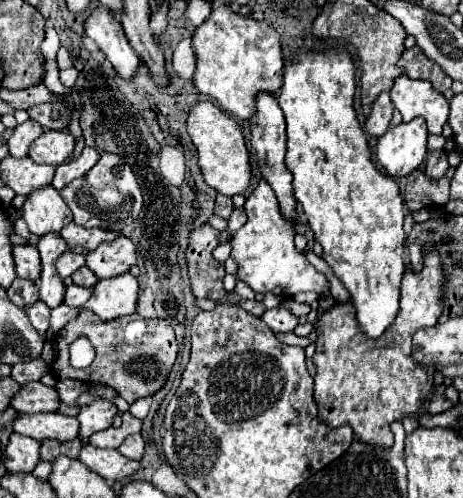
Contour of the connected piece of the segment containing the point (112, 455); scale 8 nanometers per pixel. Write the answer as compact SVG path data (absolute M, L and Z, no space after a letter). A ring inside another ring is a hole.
M84 445L78 453L78 461L82 461L86 467L90 467L94 473L108 481L124 479L138 469L138 463L124 457L120 451L100 449L94 445Z

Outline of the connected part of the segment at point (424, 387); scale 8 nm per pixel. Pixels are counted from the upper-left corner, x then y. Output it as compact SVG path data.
M426 253L424 259L424 269L420 273L414 273L410 267L404 273L402 279L402 293L400 293L400 311L392 327L384 331L380 339L364 339L360 331L356 331L356 317L352 311L352 305L334 305L328 309L316 323L316 353L314 353L314 365L318 369L314 377L314 399L318 403L318 419L326 423L328 427L336 429L340 425L350 425L356 441L360 443L370 443L372 447L384 447L388 449L392 443L392 433L390 433L390 423L404 419L406 415L418 413L426 397L432 389L432 375L434 367L420 365L412 359L412 335L420 327L434 325L440 317L440 283L442 283L442 267L440 267L440 257L436 253Z

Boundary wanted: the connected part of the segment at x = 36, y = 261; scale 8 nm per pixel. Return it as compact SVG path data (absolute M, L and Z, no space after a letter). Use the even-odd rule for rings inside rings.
M30 243L14 245L12 255L14 255L14 263L16 263L16 273L18 273L18 277L38 281L40 271L42 271L38 247L36 247L36 245L30 245Z

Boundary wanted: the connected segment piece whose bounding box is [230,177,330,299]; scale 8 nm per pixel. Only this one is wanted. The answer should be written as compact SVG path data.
M264 177L258 181L256 189L246 197L244 211L248 215L248 223L238 229L230 239L230 257L238 265L236 277L250 285L256 293L272 291L278 297L294 297L296 293L312 291L318 295L318 299L326 299L330 295L330 283L326 275L316 271L314 265L296 249L294 223L282 215L276 193Z

